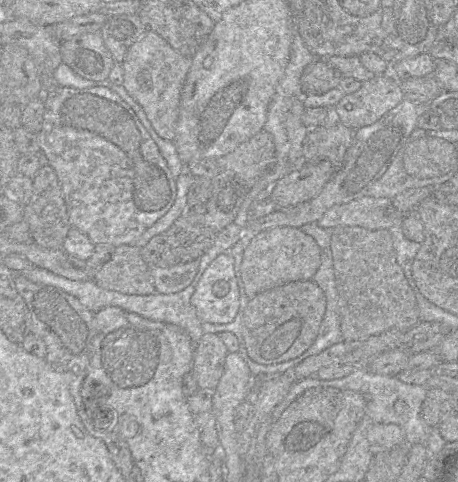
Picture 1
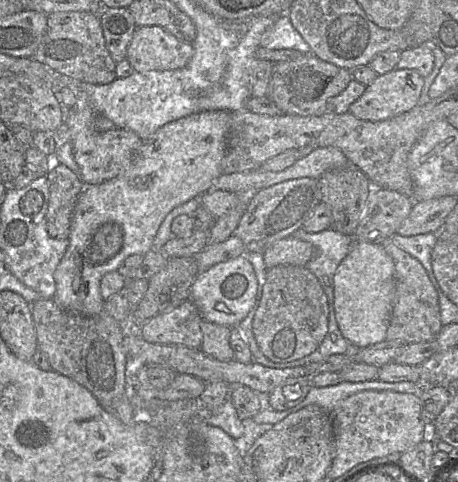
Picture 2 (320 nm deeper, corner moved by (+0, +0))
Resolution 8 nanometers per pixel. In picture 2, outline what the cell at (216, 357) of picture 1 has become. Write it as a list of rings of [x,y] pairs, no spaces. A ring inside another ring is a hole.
[[[203,320],[201,331],[203,341],[200,349],[202,352],[220,361],[234,358],[234,352],[230,346],[230,327]]]

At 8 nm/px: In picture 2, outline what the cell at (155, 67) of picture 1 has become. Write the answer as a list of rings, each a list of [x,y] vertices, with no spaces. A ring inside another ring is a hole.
[[[142,26],[134,32],[127,61],[136,72],[177,70],[193,56],[192,43],[179,41],[159,26]]]

